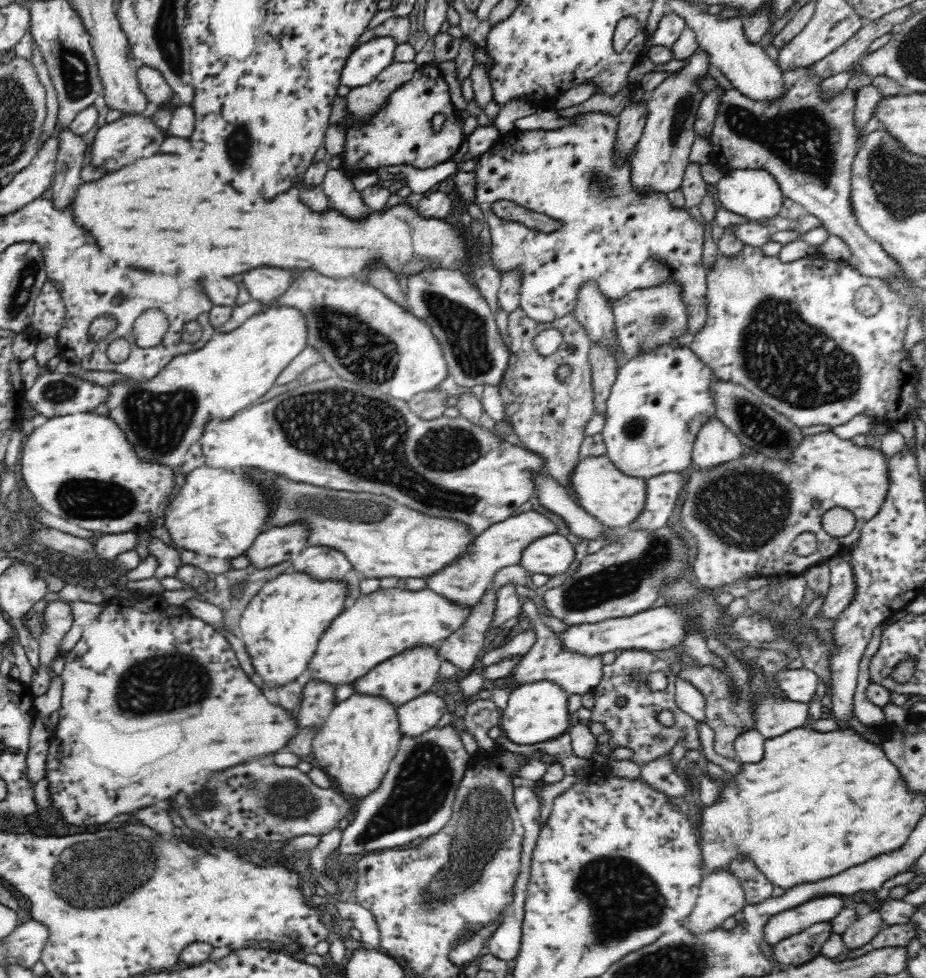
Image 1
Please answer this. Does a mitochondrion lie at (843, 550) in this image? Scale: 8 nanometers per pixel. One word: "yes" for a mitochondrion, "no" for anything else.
no

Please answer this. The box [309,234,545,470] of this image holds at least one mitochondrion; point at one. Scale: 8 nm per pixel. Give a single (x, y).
(467, 335)

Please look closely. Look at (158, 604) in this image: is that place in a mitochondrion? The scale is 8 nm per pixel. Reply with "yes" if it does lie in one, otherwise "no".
no

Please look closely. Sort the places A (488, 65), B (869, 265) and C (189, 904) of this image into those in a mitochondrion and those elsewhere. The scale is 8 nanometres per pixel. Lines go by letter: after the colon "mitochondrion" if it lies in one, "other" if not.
A: other
B: other
C: other

